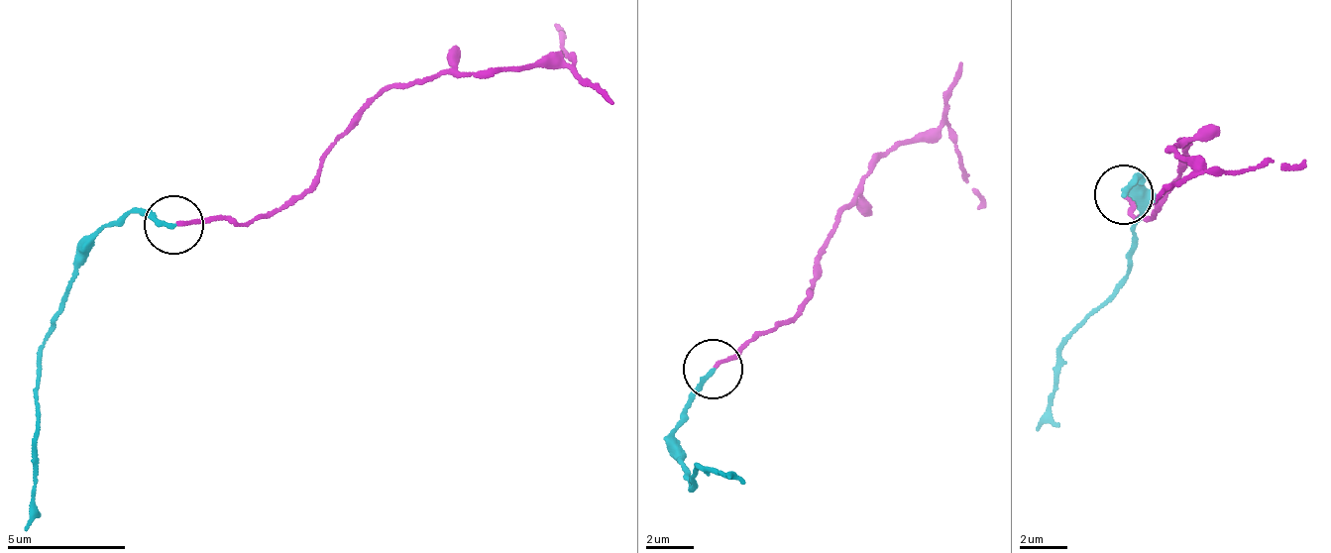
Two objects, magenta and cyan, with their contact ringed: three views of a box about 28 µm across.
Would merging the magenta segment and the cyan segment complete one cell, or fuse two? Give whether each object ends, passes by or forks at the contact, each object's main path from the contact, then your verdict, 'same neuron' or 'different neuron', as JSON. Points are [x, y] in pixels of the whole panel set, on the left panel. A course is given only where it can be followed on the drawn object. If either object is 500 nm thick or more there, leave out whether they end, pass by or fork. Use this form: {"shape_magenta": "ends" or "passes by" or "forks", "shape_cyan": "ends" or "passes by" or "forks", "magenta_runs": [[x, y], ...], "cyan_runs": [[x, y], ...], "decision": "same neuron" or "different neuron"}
{"shape_magenta": "ends", "shape_cyan": "ends", "magenta_runs": [[174, 222], [240, 226], [273, 216], [372, 101], [426, 74], [571, 64], [559, 52], [559, 22]], "cyan_runs": [[174, 222], [130, 213], [92, 235], [41, 359], [32, 434], [36, 487], [27, 532]], "decision": "different neuron"}

